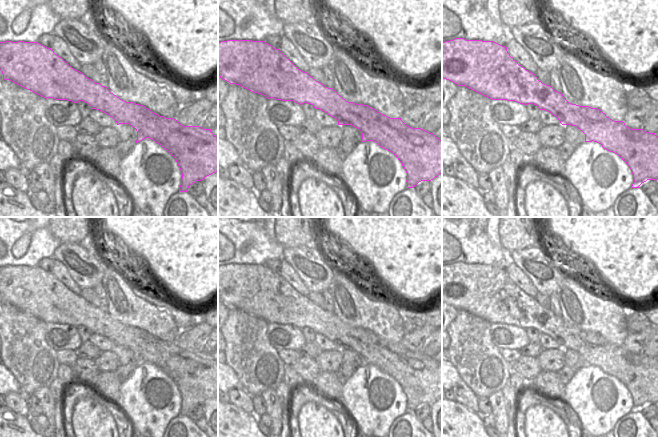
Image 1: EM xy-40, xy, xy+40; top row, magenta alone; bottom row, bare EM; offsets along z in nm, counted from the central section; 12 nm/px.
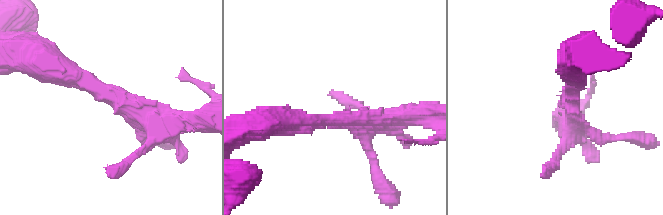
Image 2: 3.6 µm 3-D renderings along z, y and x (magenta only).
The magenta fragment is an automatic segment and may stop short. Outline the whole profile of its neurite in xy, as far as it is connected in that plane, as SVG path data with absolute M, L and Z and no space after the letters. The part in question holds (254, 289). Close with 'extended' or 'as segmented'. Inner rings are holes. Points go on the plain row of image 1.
M227 264L218 266L218 299L230 308L239 309L266 322L308 327L338 345L338 349L352 349L362 357L361 366L374 365L393 377L407 397L407 411L414 412L421 405L431 405L442 397L442 364L421 352L406 349L401 342L390 342L374 332L348 326L334 312L316 305L298 293L279 273L265 265Z; as segmented

